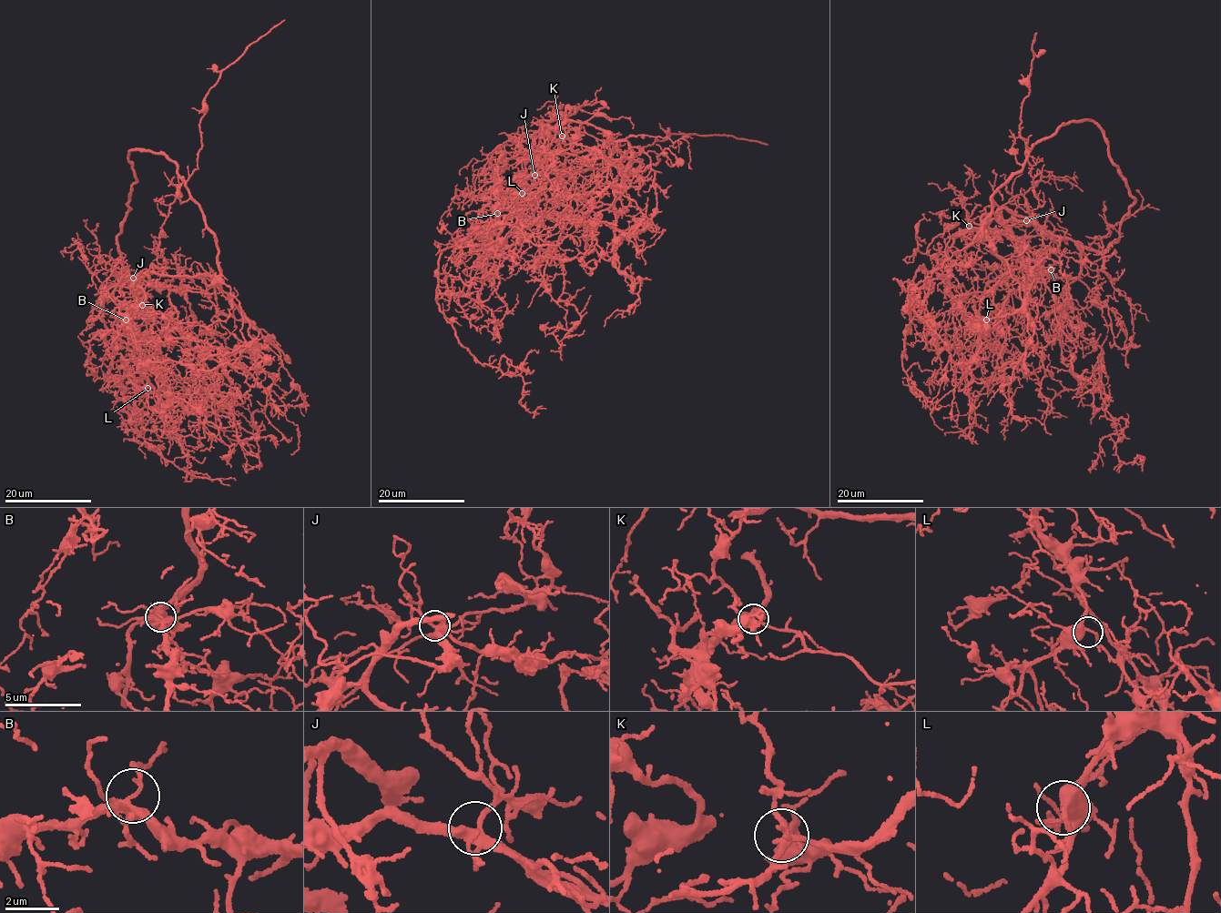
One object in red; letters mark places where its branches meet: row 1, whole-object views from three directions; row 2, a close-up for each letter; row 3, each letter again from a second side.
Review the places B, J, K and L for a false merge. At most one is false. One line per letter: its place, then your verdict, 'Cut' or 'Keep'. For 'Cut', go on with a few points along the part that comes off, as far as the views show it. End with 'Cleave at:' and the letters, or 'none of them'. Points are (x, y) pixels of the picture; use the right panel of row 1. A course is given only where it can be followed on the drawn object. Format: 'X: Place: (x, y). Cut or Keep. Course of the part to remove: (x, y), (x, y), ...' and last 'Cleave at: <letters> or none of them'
B: Place: (1051, 269). Cut. Course of the part to remove: (1050, 270), (1054, 319), (1066, 337), (1061, 347), (1063, 360), (1030, 347), (989, 386), (987, 397)
J: Place: (1026, 220). Keep
K: Place: (969, 226). Keep
L: Place: (986, 319). Keep
Cleave at: B

